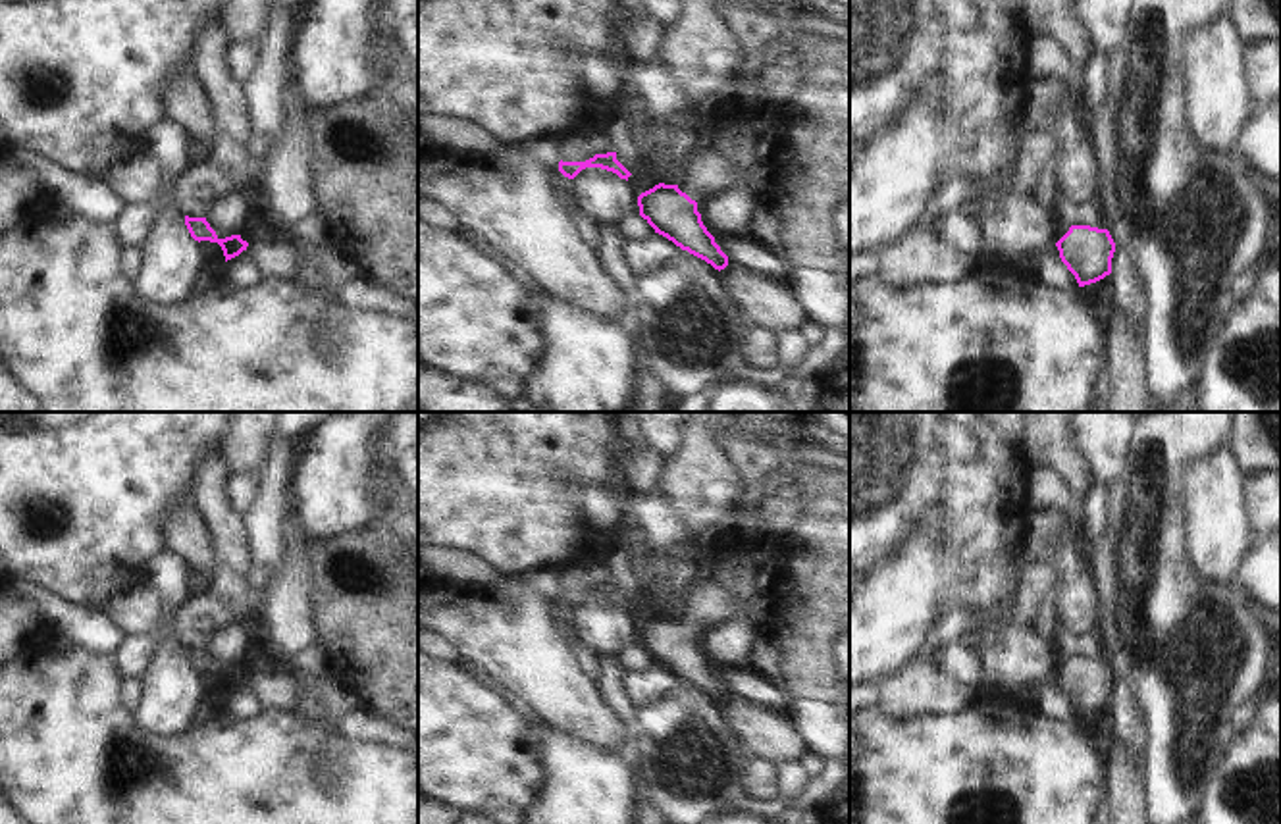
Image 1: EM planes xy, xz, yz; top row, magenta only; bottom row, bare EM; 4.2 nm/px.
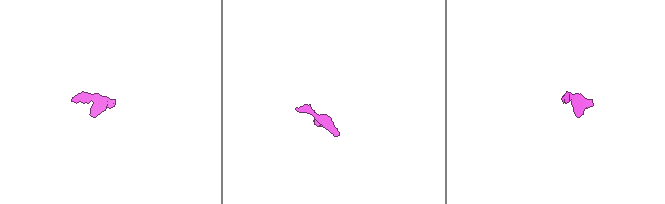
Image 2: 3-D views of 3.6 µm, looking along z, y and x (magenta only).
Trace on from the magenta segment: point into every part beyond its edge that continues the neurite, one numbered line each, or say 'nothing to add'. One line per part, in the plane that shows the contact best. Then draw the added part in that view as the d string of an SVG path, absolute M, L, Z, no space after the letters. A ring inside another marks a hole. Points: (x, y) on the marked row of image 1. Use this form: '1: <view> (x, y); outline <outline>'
1: xz (707, 174); outline M713 148L690 154L678 189L692 200L709 200L728 189L755 189L767 177L767 169L753 162L728 164Z

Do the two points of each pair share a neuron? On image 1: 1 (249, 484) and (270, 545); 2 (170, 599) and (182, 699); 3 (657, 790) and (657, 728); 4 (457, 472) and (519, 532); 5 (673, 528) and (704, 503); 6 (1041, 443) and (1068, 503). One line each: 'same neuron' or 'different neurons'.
1: different neurons
2: different neurons
3: same neuron
4: same neuron
5: different neurons
6: different neurons

